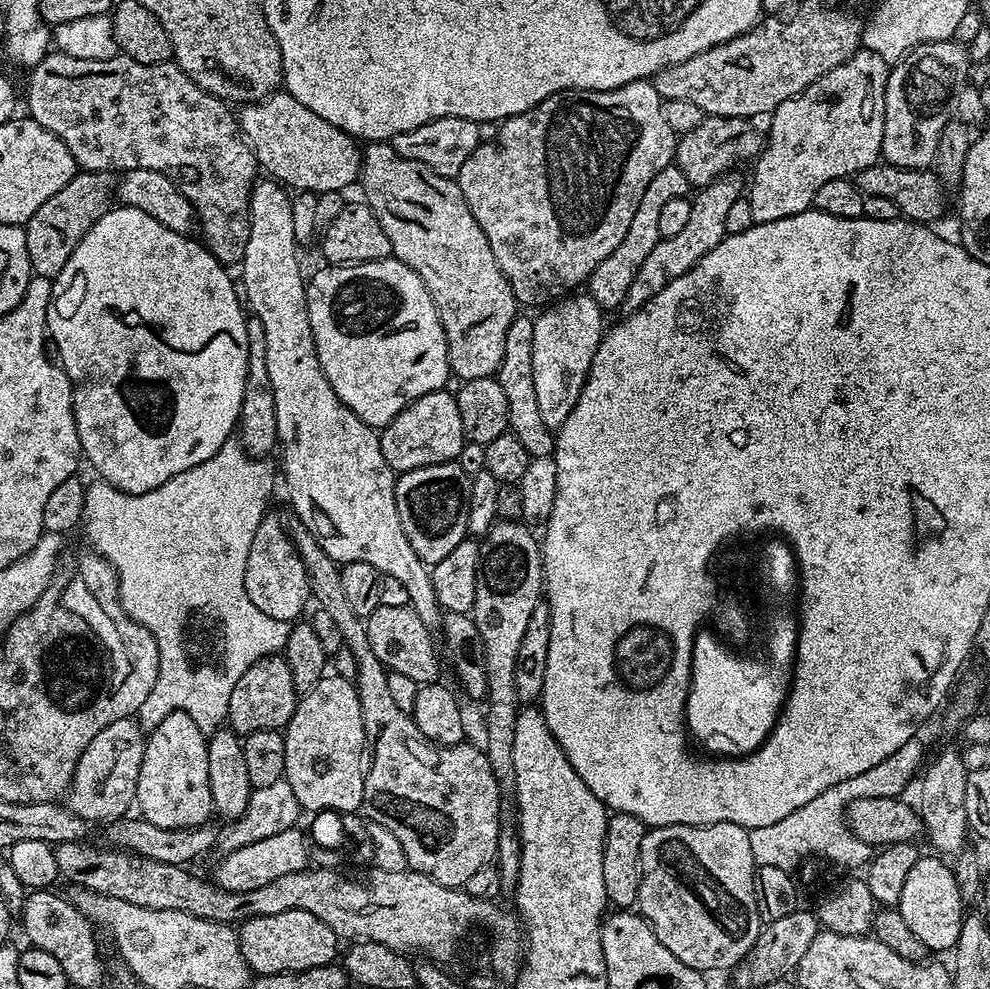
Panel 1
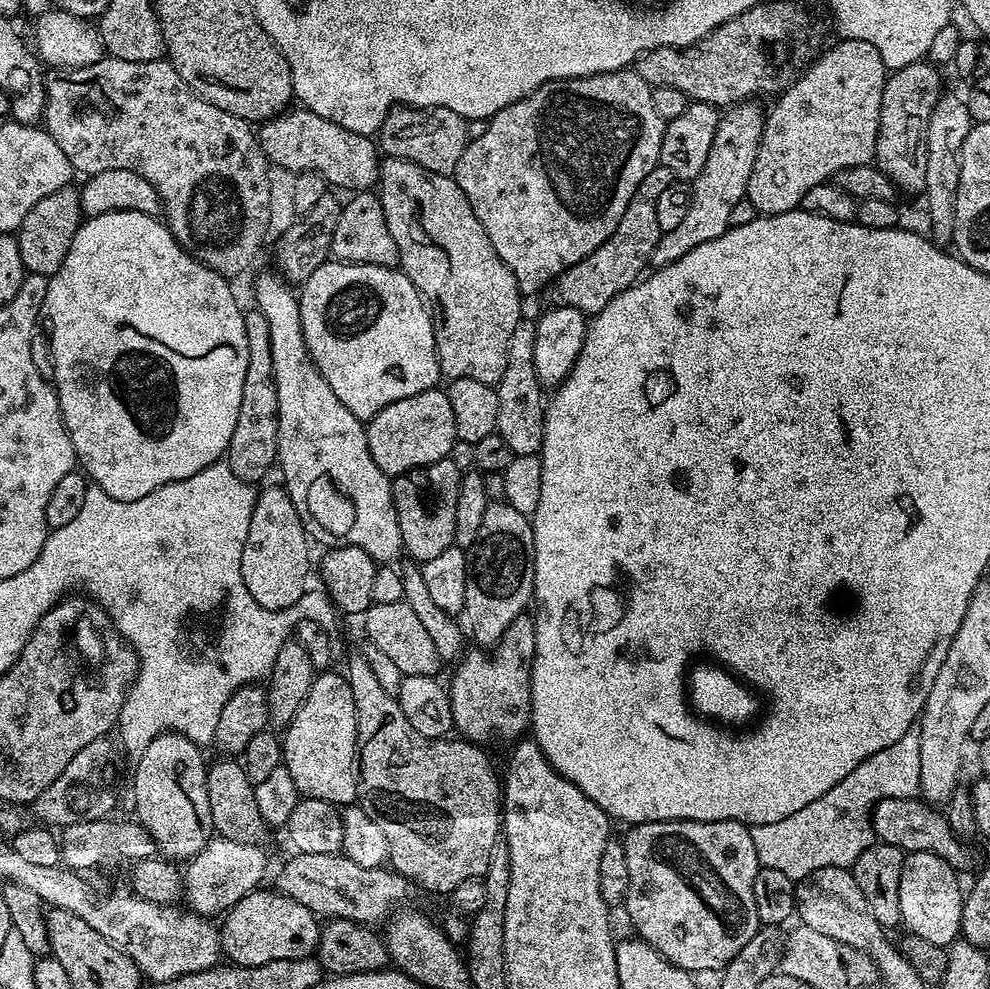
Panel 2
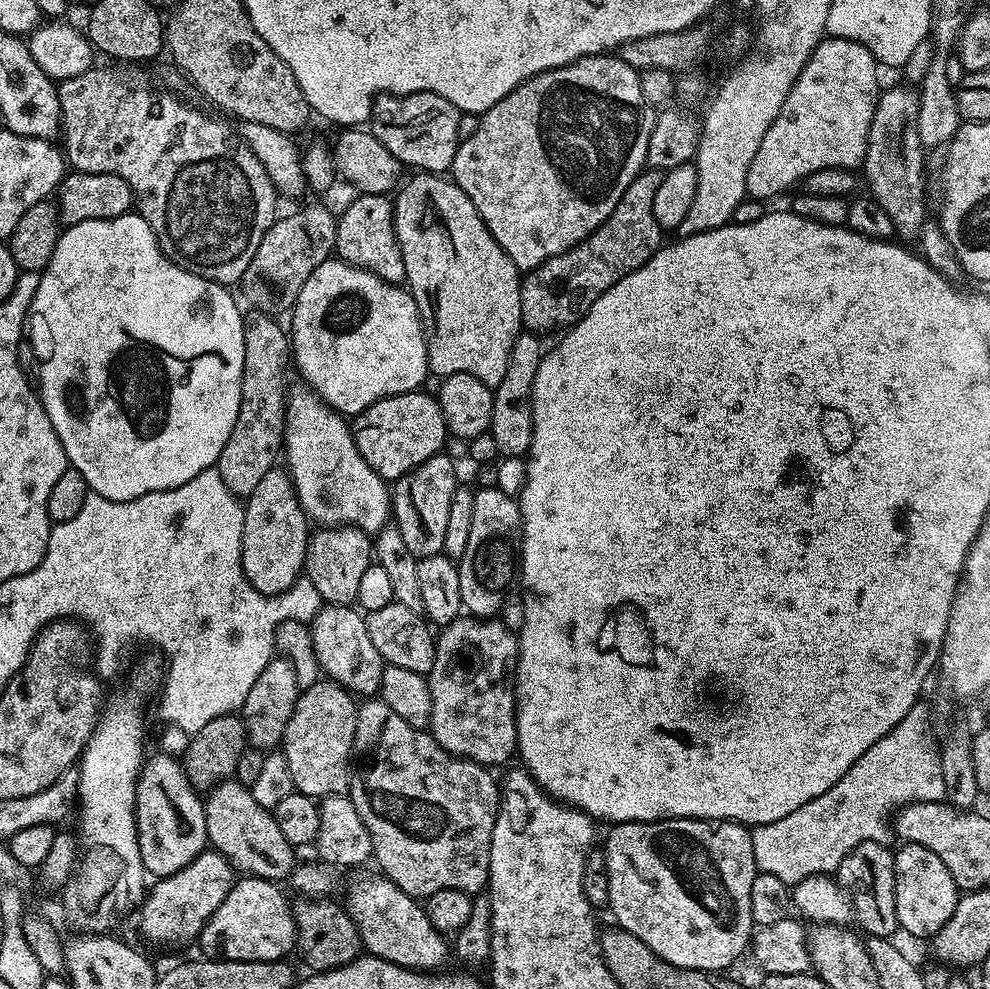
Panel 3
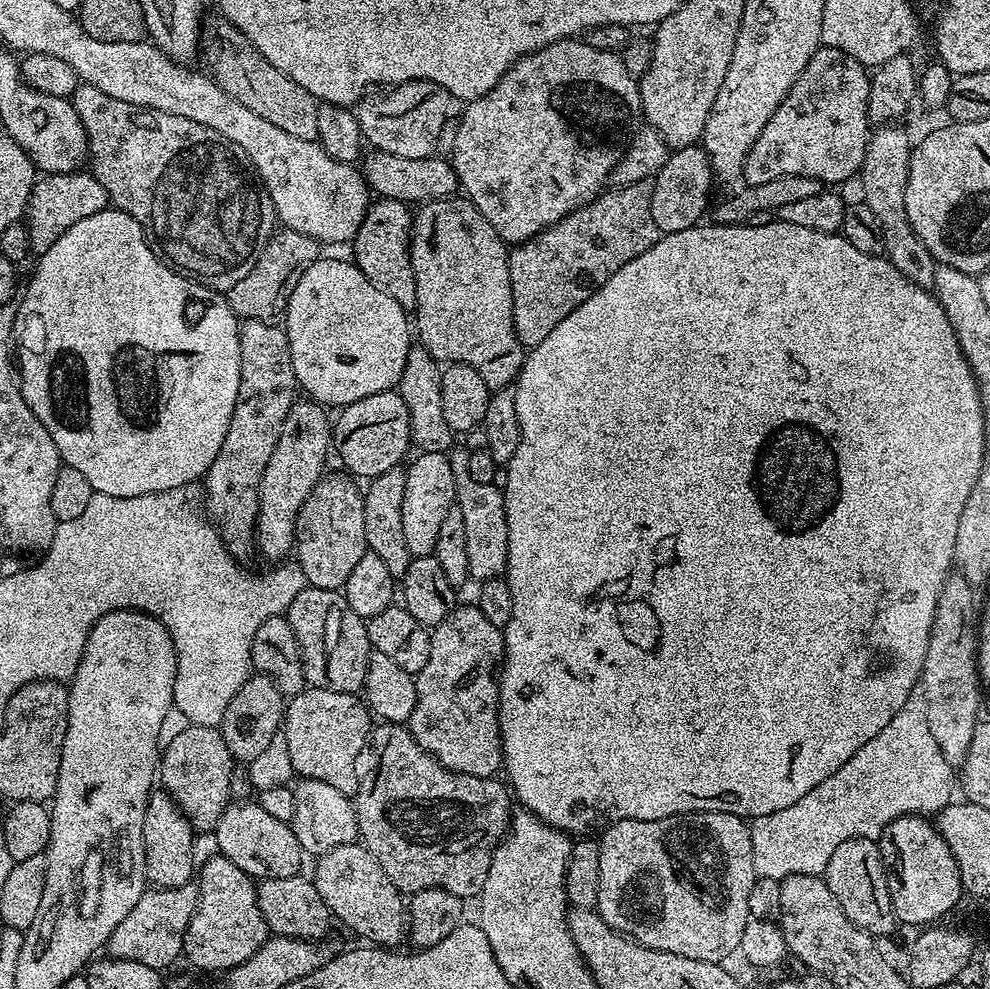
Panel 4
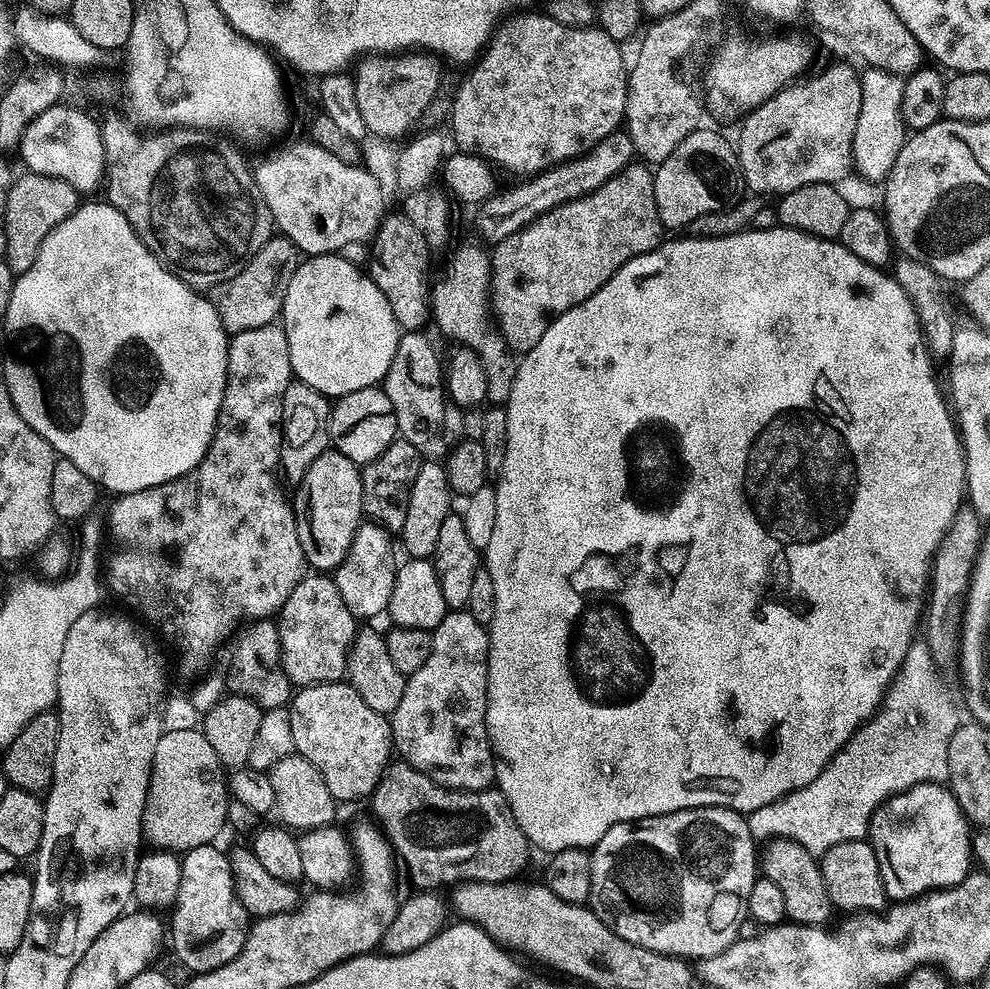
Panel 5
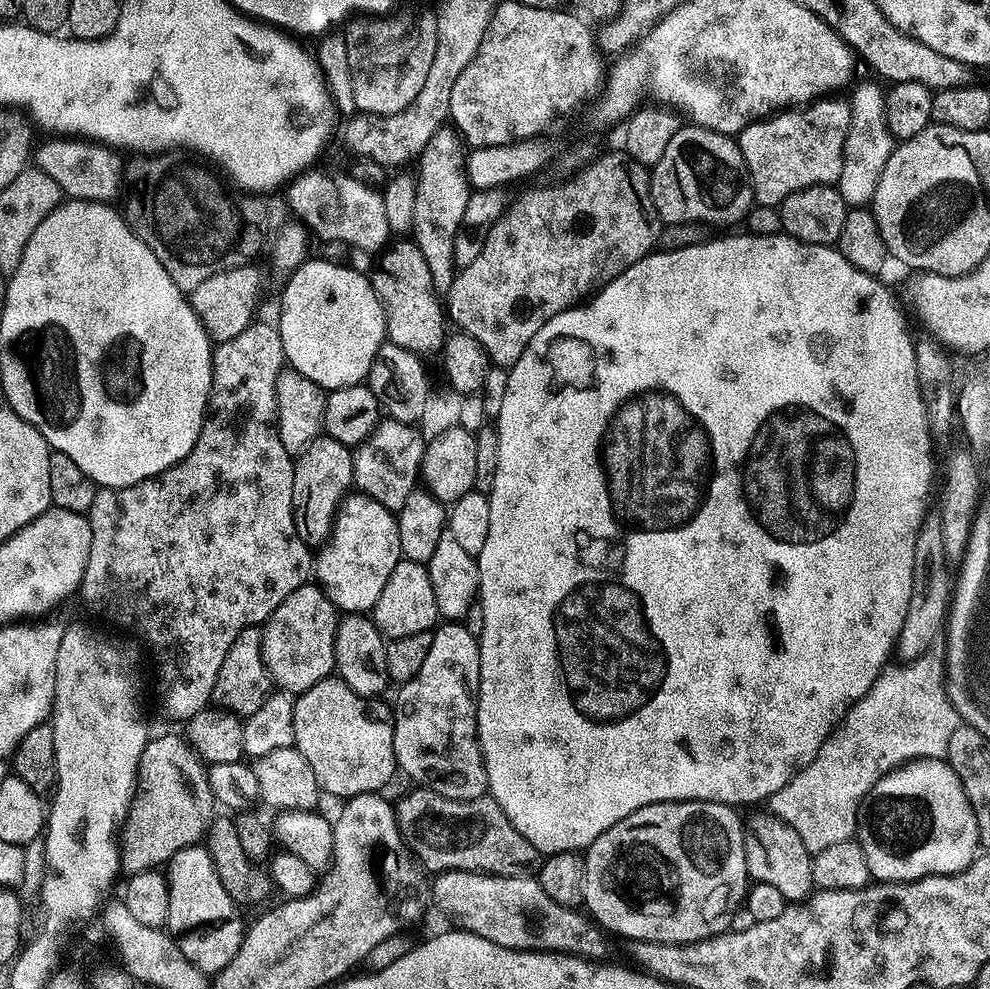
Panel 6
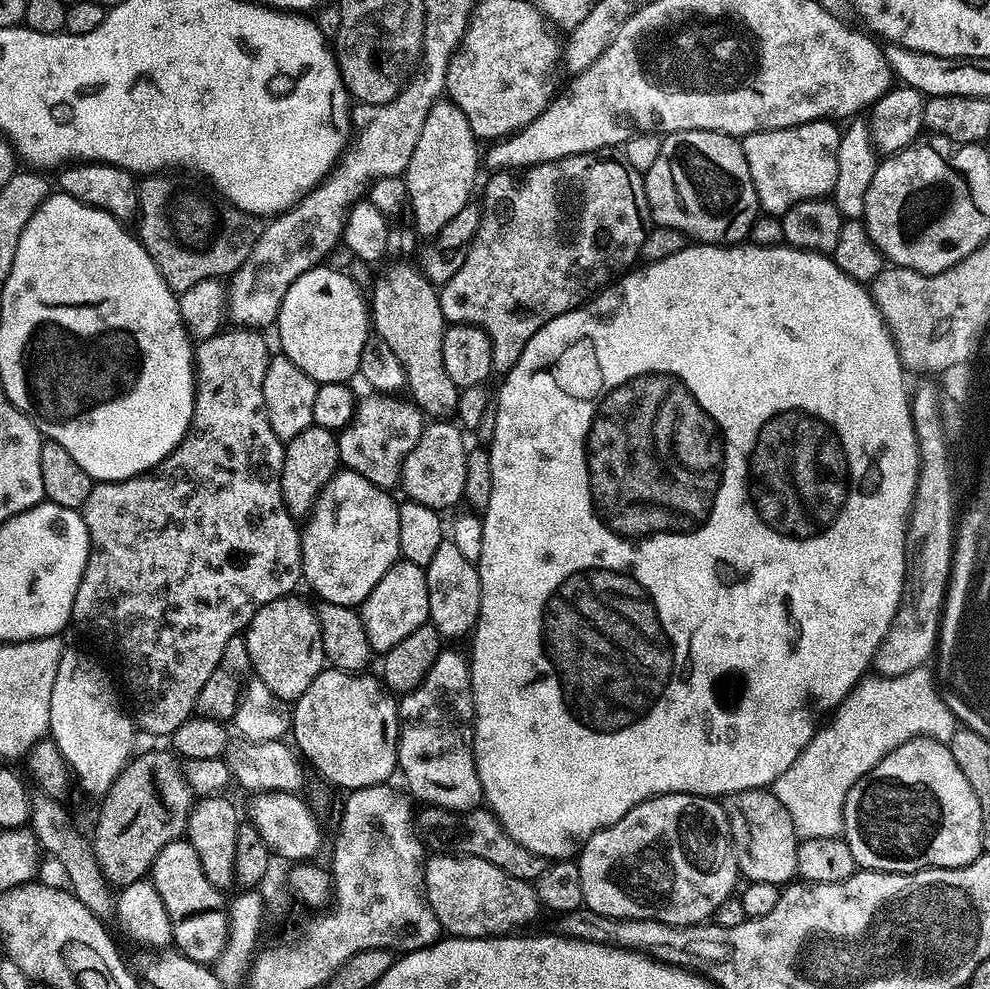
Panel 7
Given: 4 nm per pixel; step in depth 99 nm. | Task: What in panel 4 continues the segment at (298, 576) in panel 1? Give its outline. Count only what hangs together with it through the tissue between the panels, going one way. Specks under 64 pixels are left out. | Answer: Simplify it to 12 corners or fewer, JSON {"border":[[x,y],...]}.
{"border":[[311,398],[286,414],[260,483],[256,548],[293,551],[302,502],[325,475],[332,424]]}

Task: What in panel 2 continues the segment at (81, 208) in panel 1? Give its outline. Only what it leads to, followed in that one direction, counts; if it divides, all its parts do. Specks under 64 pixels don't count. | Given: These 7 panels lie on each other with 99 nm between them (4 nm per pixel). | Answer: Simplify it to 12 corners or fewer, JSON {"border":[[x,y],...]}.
{"border":[[79,187],[46,194],[14,233],[25,273],[52,277],[81,223]]}

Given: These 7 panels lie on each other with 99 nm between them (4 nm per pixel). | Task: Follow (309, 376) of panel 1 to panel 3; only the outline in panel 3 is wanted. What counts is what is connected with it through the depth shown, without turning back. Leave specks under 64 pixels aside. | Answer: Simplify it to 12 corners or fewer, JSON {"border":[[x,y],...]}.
{"border":[[315,395],[284,414],[283,459],[309,521],[375,534],[390,488]]}

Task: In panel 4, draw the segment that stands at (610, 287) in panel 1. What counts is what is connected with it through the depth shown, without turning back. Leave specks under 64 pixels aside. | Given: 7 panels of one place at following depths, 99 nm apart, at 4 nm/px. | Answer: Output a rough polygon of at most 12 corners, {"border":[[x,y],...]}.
{"border":[[652,180],[509,251],[531,350],[662,234]]}

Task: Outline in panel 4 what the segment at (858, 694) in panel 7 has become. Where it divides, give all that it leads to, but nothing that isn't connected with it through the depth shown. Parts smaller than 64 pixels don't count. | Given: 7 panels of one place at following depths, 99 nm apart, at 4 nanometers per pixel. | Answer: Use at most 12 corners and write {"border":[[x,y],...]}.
{"border":[[906,706],[826,782],[750,824],[754,870],[823,877],[850,838],[953,803]]}

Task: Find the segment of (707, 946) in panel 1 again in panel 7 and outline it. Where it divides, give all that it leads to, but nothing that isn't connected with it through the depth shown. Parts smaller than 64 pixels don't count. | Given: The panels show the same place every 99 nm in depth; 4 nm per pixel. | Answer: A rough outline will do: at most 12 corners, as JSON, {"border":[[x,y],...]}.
{"border":[[643,800],[584,841],[585,908],[675,928],[741,879],[725,805]]}

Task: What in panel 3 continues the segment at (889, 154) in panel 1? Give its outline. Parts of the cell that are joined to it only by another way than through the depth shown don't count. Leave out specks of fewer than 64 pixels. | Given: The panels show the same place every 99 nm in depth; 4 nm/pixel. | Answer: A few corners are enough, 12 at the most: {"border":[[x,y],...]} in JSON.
{"border":[[881,91],[862,173],[901,241],[924,221],[920,97]]}

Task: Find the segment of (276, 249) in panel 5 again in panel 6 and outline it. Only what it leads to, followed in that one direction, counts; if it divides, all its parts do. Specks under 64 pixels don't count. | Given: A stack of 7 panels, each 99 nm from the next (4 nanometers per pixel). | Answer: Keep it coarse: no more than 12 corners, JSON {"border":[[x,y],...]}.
{"border":[[255,263],[194,286],[192,308],[216,344],[257,319]]}

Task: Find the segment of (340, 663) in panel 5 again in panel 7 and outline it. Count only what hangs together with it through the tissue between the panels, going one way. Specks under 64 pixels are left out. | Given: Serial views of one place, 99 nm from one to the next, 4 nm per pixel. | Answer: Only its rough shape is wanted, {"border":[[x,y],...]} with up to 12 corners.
{"border":[[266,602],[243,637],[255,679],[295,702],[326,667],[320,613]]}

